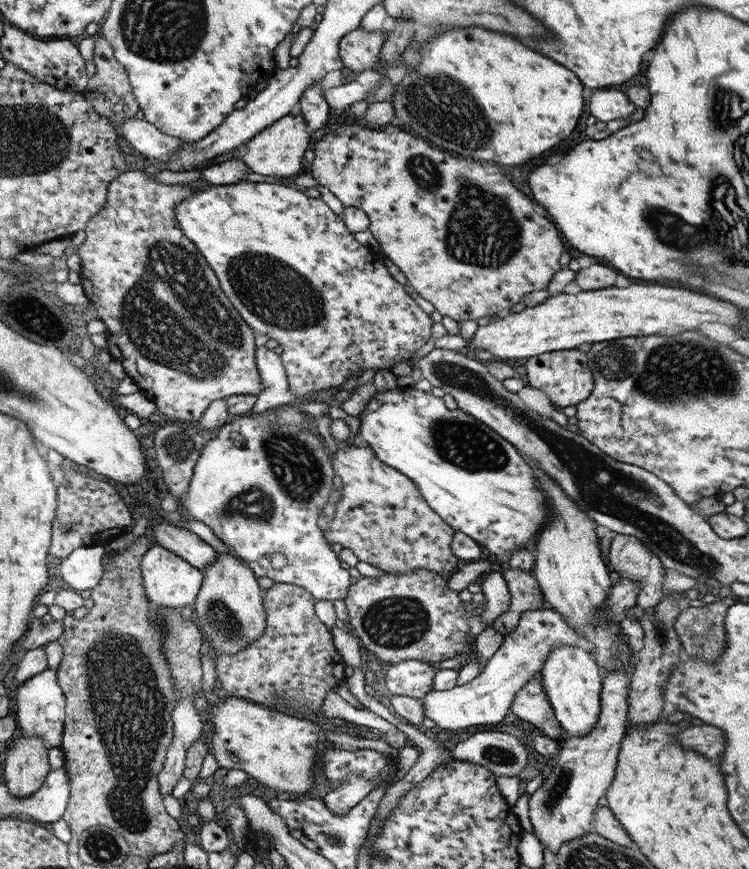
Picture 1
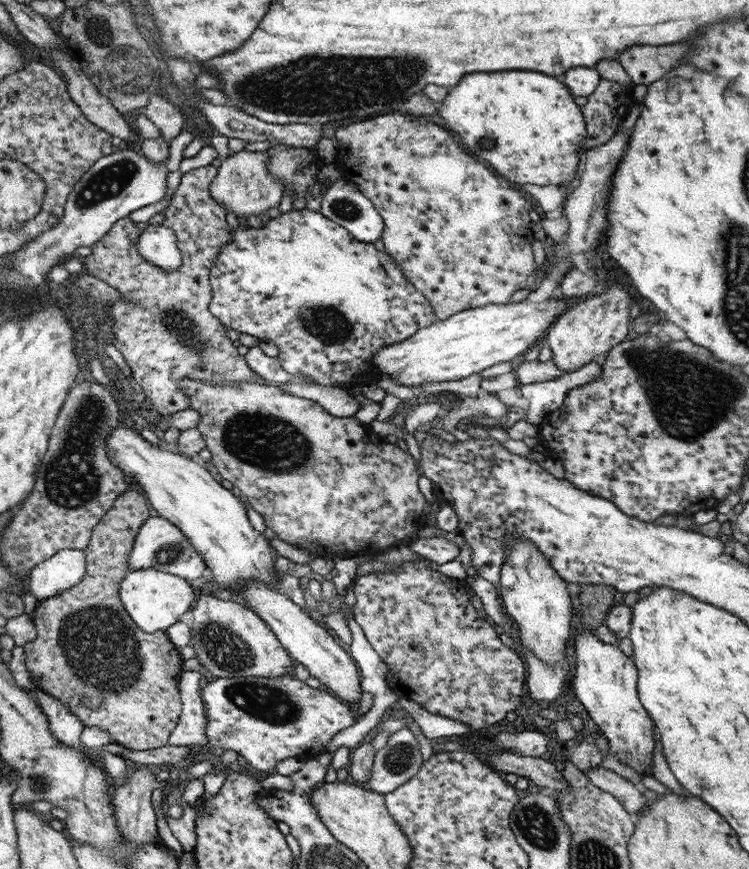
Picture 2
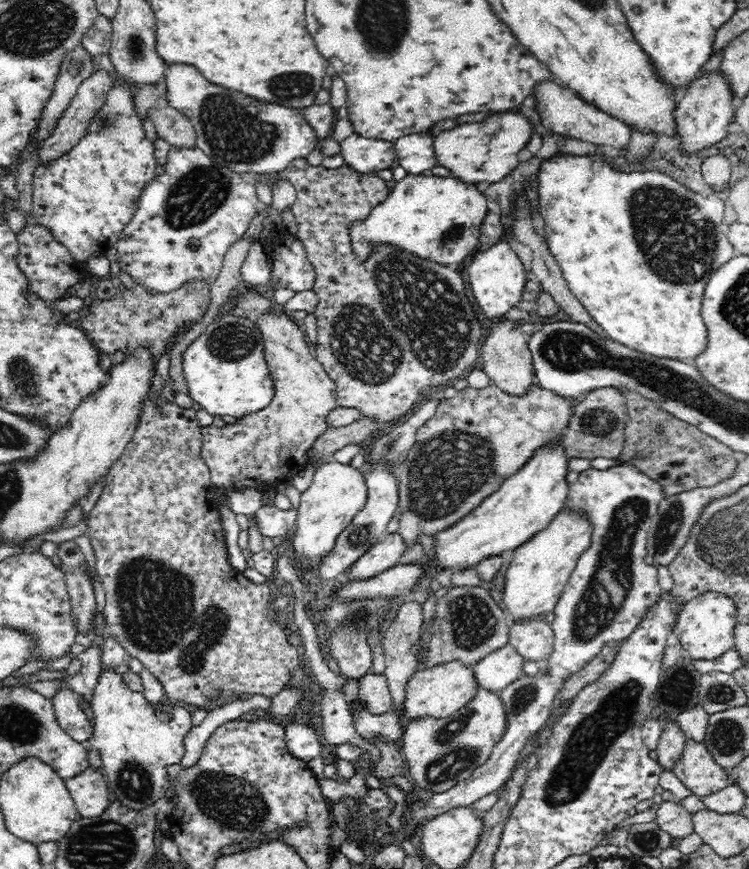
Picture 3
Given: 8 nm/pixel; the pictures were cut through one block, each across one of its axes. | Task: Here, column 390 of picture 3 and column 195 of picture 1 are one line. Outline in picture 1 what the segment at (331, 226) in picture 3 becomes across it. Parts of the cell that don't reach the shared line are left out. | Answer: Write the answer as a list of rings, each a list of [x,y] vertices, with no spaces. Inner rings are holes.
[[[140,170],[124,172],[121,177],[116,178],[109,186],[108,200],[105,205],[89,220],[86,232],[85,242],[78,247],[77,253],[82,258],[81,264],[81,285],[85,295],[95,306],[98,318],[106,326],[107,348],[112,359],[118,359],[123,364],[126,374],[139,386],[140,391],[144,393],[154,404],[157,410],[166,414],[177,422],[192,421],[194,423],[201,420],[205,410],[218,399],[226,399],[234,395],[256,395],[262,392],[263,386],[261,374],[258,371],[257,362],[254,362],[254,352],[256,344],[254,340],[254,329],[251,329],[242,318],[237,307],[230,302],[229,297],[224,290],[220,290],[218,278],[214,276],[212,268],[206,264],[202,254],[196,250],[196,246],[188,240],[182,228],[178,227],[175,206],[182,201],[188,200],[198,189],[198,184],[184,183],[180,185],[166,185],[156,183],[153,177]],[[172,290],[176,292],[178,298],[170,298]],[[184,326],[192,326],[194,332],[182,332]]]

